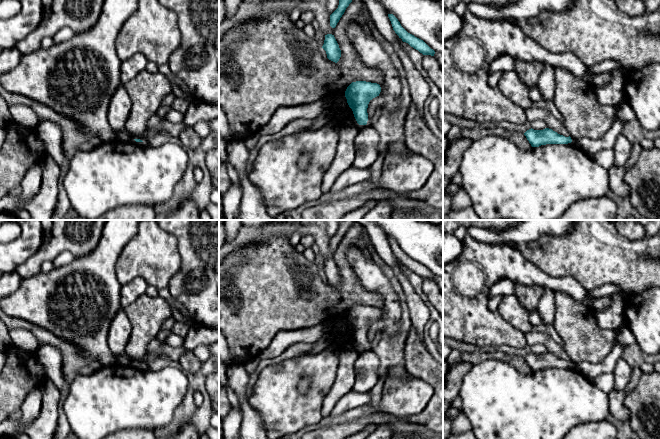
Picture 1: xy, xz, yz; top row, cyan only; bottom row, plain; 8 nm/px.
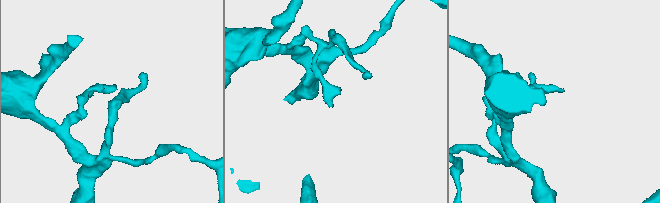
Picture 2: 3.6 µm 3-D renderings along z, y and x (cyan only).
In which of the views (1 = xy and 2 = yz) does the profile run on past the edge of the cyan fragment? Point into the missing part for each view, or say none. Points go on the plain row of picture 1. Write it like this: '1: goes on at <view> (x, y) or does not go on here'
1: does not go on here
2: does not go on here

